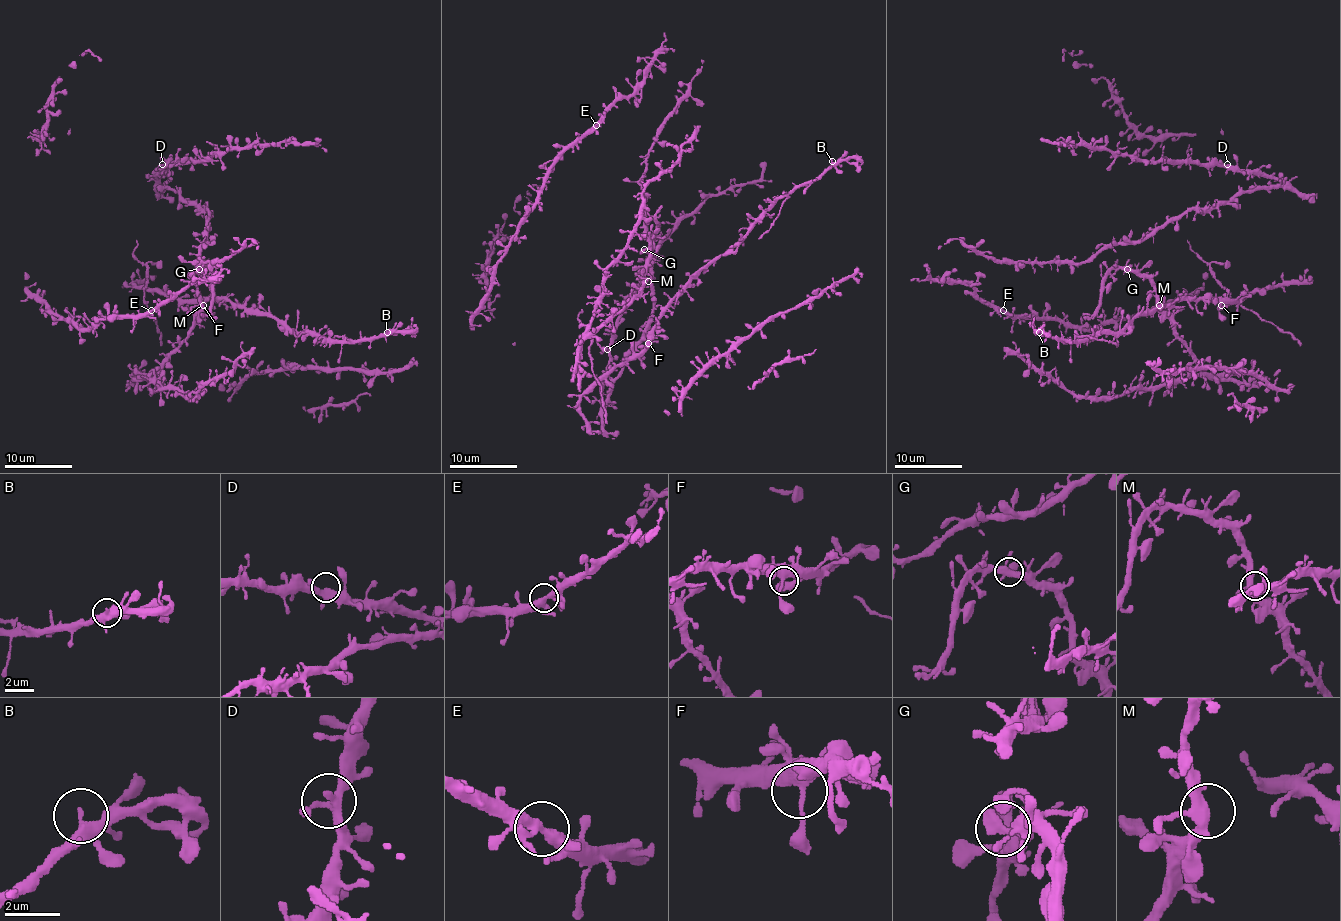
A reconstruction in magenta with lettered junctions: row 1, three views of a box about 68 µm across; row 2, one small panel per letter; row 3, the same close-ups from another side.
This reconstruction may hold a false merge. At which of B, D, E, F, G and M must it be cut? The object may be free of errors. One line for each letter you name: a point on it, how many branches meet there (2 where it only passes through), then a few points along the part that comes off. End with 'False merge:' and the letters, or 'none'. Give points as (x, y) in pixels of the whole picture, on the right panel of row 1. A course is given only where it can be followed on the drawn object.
False merge: none

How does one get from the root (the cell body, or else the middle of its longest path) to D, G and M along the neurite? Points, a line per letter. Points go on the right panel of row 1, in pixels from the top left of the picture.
D: (1124, 242), (1142, 242), (1192, 210), (1217, 208), (1236, 194), (1272, 189), (1278, 182), (1234, 170), (1227, 164)
G: (1124, 242), (1119, 242), (1114, 250), (1117, 264), (1127, 269)
M: (1124, 242), (1114, 247), (1117, 264), (1144, 274), (1159, 305)

